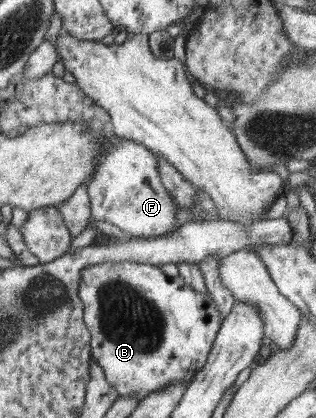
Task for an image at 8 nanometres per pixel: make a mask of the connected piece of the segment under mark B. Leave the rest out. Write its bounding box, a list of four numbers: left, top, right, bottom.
[79,261,223,400]

